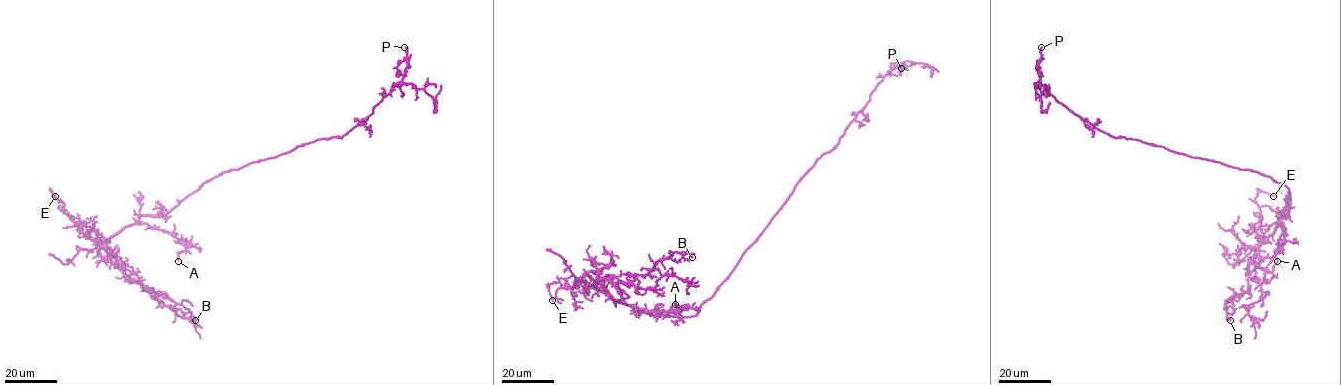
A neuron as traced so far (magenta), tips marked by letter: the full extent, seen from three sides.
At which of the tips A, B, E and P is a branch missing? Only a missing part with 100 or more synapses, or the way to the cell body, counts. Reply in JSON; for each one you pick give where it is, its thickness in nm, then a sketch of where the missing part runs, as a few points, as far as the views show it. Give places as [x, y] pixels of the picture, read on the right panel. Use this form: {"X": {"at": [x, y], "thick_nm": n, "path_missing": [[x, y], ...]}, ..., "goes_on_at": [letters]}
{"goes_on_at": []}

